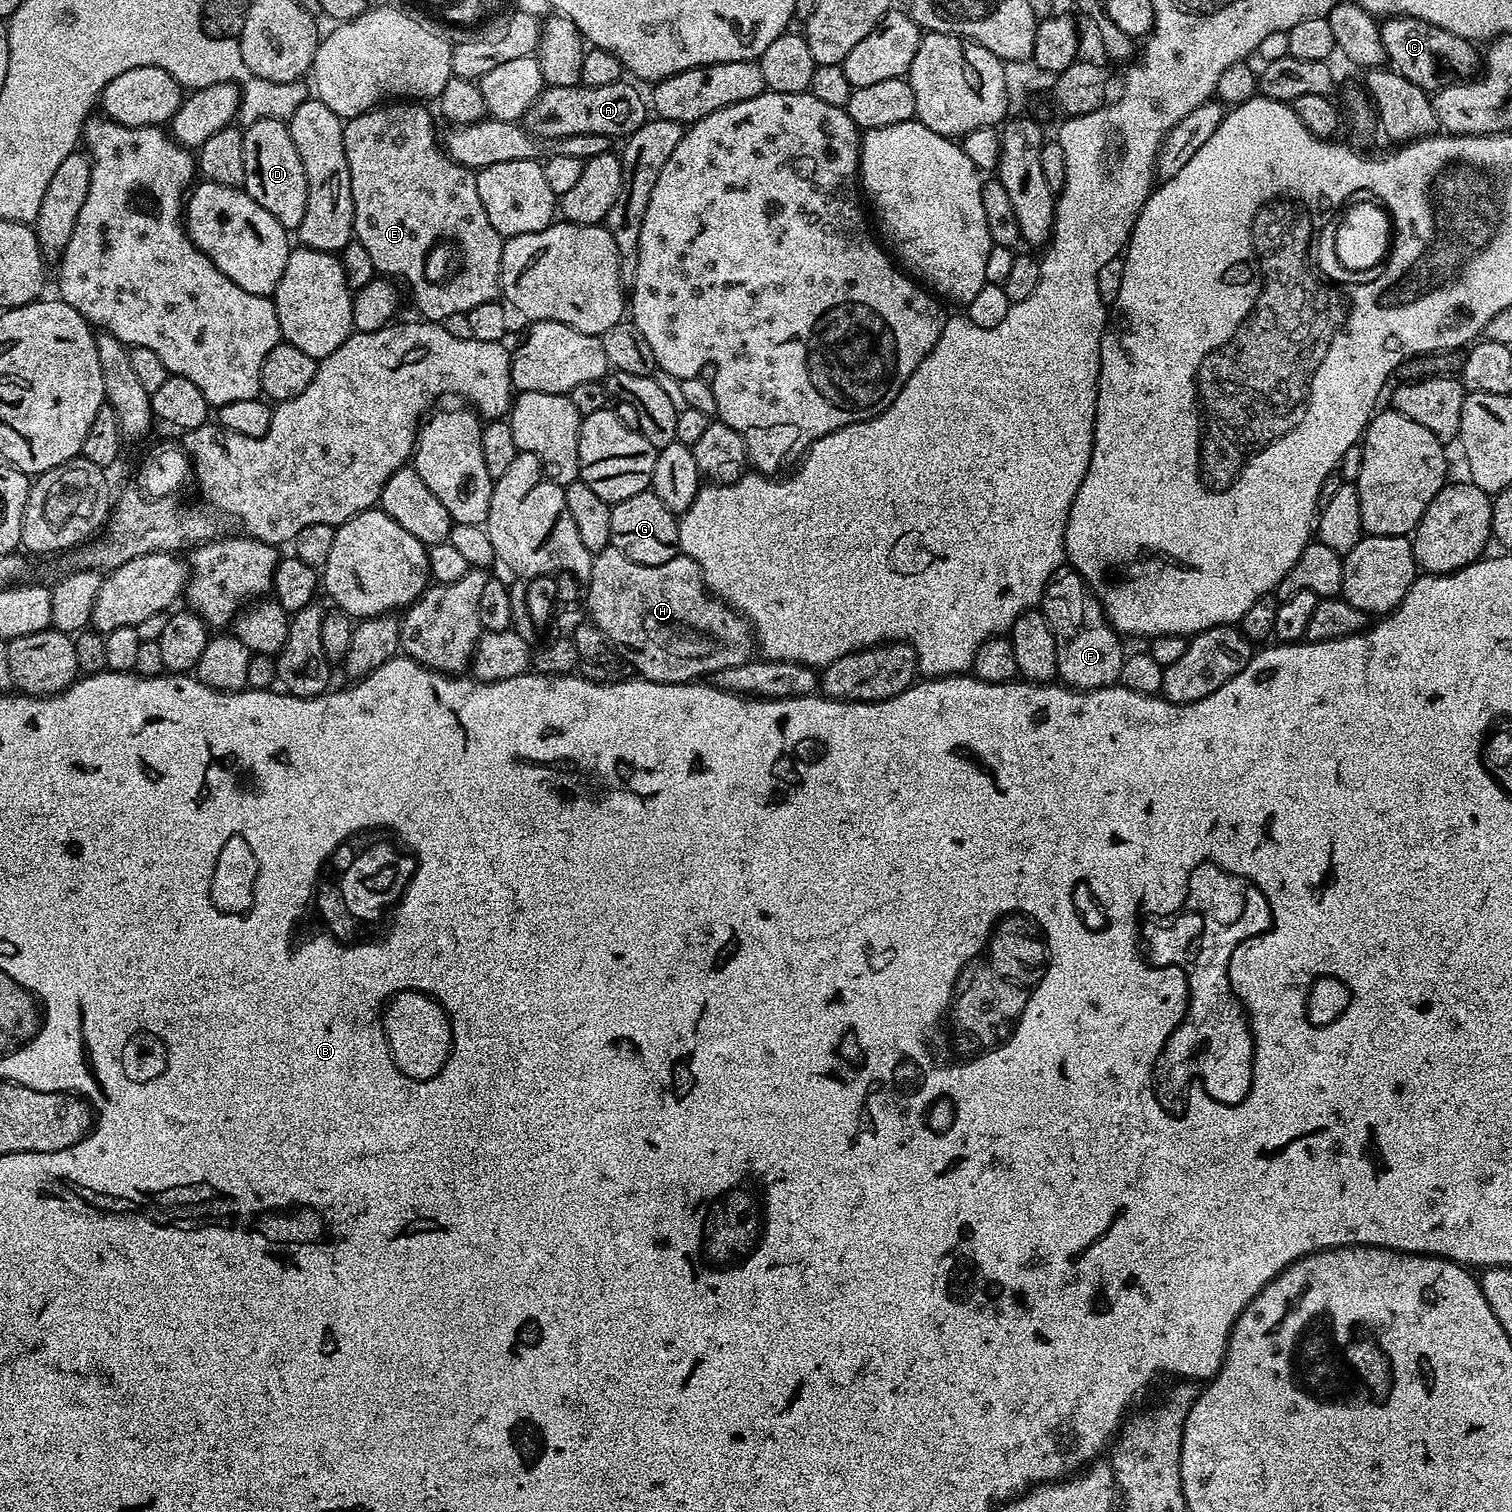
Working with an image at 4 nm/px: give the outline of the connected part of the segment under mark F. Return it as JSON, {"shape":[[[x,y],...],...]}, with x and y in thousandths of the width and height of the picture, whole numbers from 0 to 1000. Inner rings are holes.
{"shape":[[[711,377],[699,378],[698,380],[693,384],[690,389],[690,395],[688,396],[687,402],[693,410],[694,417],[697,419],[698,425],[698,444],[700,449],[707,455],[711,455],[716,458],[726,456],[727,455],[735,455],[740,450],[742,446],[742,438],[745,433],[743,429],[742,421],[730,406],[730,402],[728,400],[722,390]]]}

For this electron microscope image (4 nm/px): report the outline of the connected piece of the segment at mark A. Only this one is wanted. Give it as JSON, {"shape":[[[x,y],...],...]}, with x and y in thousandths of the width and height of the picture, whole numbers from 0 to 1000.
{"shape":[[[415,52],[403,54],[403,57],[393,57],[388,58],[382,57],[377,58],[372,57],[360,58],[357,64],[352,69],[352,74],[363,74],[363,91],[372,91],[382,89],[396,89],[403,91],[415,91],[419,86],[422,86],[429,79],[430,71],[427,68],[427,63],[420,58],[420,55],[415,56]]]}

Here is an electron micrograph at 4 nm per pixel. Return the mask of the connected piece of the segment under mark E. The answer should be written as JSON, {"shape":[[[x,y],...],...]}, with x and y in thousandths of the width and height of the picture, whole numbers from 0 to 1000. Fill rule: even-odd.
{"shape":[[[257,67],[233,77],[228,81],[228,96],[233,126],[233,153],[235,158],[242,163],[249,181],[270,187],[272,198],[281,212],[296,213],[298,209],[306,210],[313,205],[313,202],[319,202],[319,200],[324,200],[331,195],[331,177],[333,159],[329,152],[324,149],[321,139],[319,139],[315,114],[296,103],[290,90],[288,93],[288,82],[285,75],[278,69],[280,68]],[[288,156],[302,156],[302,159],[304,159],[304,164],[307,164],[307,168],[310,169],[307,183],[304,183],[304,185],[299,185],[299,188],[294,188],[294,190],[286,190],[278,185],[278,172],[280,172],[280,167],[283,167],[283,161],[286,161]]]}

